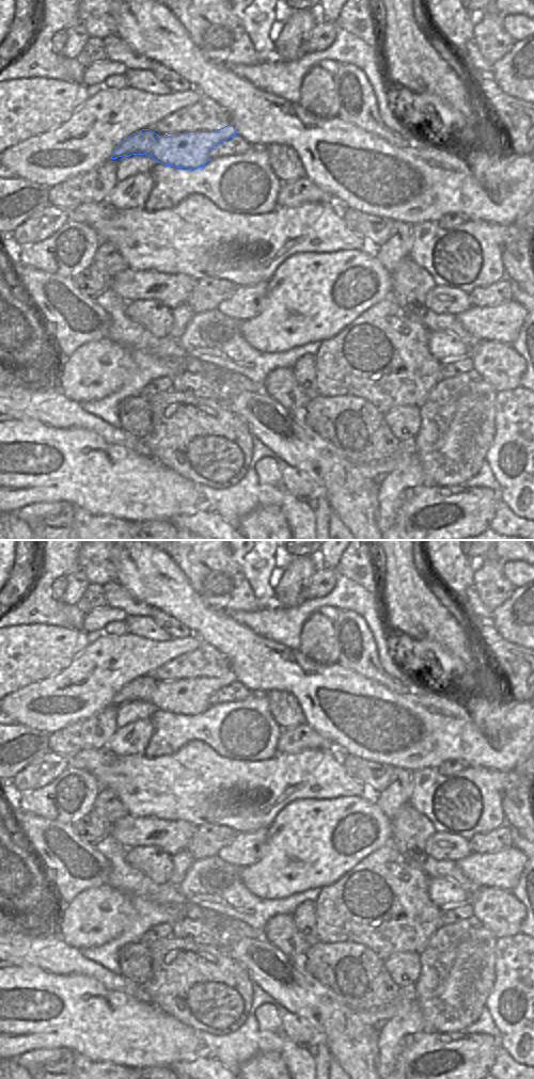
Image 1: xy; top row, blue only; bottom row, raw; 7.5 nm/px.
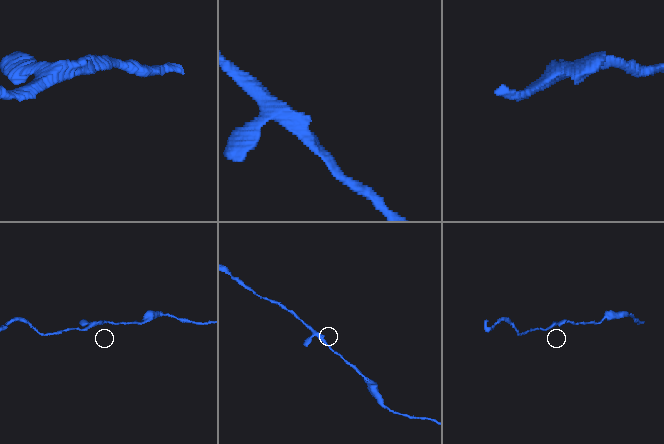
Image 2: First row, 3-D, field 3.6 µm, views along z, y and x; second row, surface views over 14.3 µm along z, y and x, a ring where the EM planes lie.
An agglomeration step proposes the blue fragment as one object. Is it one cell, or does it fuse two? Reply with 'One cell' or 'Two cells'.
One cell.

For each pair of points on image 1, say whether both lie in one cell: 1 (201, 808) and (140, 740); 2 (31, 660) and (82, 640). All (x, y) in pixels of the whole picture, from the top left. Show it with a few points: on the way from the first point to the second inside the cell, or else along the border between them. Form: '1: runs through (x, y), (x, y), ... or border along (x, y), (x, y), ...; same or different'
1: border along (142, 754), (118, 757); different
2: runs through (44, 651), (69, 641); same

